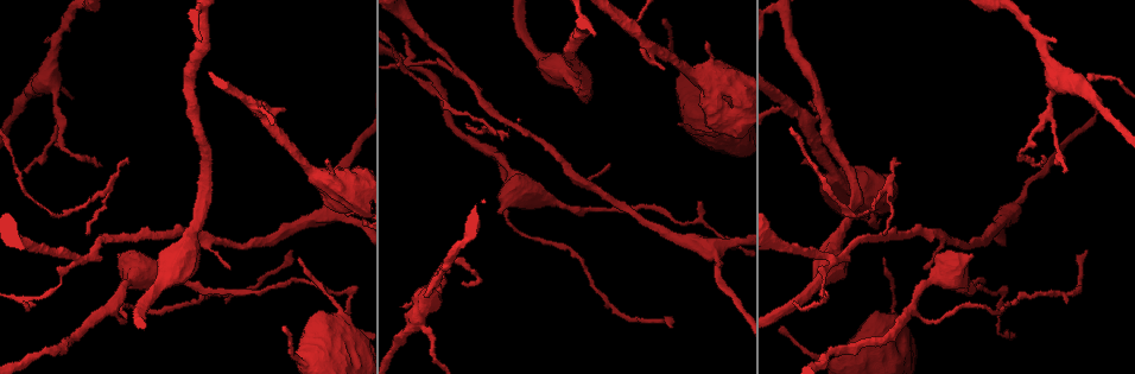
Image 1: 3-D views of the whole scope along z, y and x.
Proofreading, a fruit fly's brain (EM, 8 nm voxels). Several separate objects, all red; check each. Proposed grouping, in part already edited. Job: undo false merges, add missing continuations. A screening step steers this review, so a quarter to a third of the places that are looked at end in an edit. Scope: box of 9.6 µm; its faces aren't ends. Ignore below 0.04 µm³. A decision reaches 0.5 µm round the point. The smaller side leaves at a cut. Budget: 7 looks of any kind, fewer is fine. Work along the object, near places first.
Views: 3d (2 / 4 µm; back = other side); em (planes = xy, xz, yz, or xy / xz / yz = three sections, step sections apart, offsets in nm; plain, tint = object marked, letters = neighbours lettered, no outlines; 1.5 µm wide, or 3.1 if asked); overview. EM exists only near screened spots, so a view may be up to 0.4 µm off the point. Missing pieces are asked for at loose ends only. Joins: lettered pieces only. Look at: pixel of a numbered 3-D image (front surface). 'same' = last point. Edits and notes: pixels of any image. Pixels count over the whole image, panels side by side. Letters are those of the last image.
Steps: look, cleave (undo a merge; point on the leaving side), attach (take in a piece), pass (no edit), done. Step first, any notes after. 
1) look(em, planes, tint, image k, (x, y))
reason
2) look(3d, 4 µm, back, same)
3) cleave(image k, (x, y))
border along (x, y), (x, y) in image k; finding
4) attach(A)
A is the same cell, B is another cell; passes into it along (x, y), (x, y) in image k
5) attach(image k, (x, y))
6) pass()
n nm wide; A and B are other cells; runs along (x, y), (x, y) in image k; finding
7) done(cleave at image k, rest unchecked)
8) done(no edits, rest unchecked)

look(em, planes, letters, image 1, (661, 22))
long arm stops here

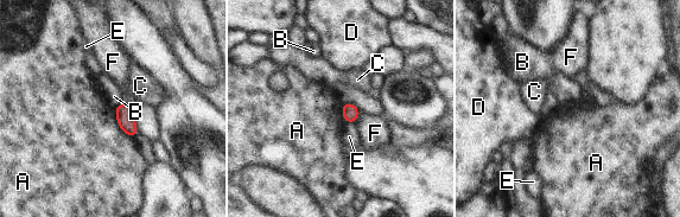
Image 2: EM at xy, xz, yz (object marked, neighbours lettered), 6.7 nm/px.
pass()
A, B, C, D, E and F are other cells; border along (114, 108), (116, 123), (131, 138) in image 2; no lettered piece goes on from it

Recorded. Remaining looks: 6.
look(em, planes, letters, image 1, (663, 69))
branch stops here

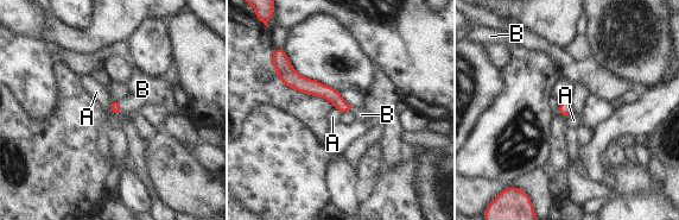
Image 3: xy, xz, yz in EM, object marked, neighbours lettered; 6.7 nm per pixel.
attach(B)
B is the same cell, A is another cell; passes into it along (115, 106), (120, 106), (143, 89) in image 3; it goes on there

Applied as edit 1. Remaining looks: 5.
look(overview)
redraw

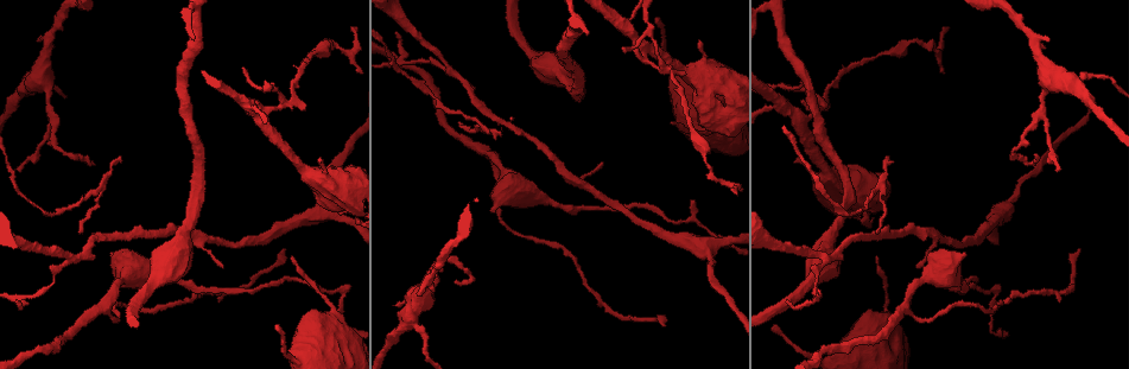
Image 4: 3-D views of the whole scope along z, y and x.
look(3d, 4 µm, back, image 4, (422, 331))
three arms meet

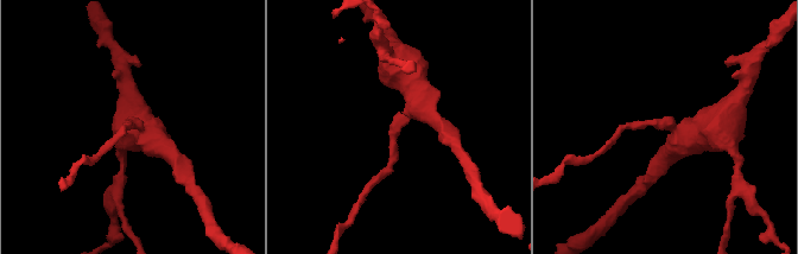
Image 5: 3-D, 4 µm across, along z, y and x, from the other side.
look(em, planes, letters, image 5, (667, 121))
3 arms; now the EM

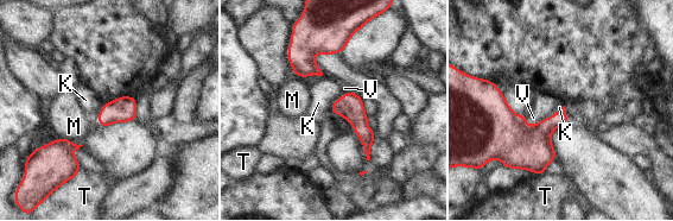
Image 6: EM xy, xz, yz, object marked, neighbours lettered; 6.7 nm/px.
pass()
100 nm wide; K, M, T and V are other cells; border along (558, 111), (529, 126), (525, 122) in image 6; continuous, no second neuron

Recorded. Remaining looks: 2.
done(attach at image 3, rest unchecked)

